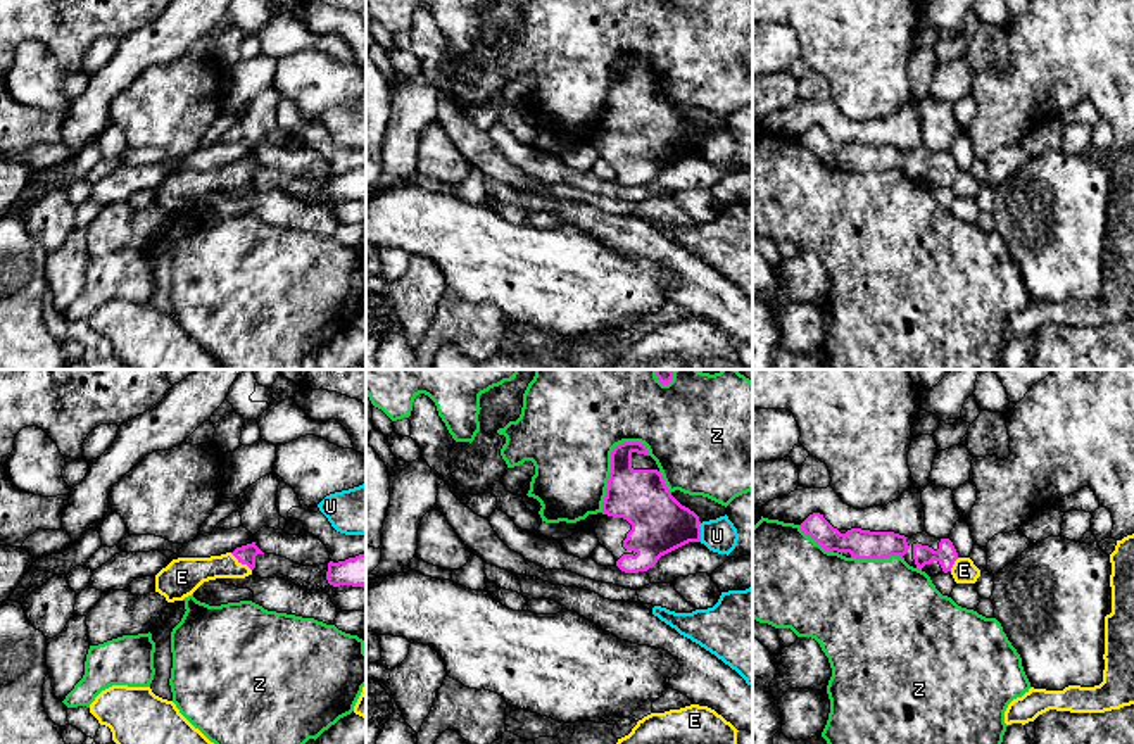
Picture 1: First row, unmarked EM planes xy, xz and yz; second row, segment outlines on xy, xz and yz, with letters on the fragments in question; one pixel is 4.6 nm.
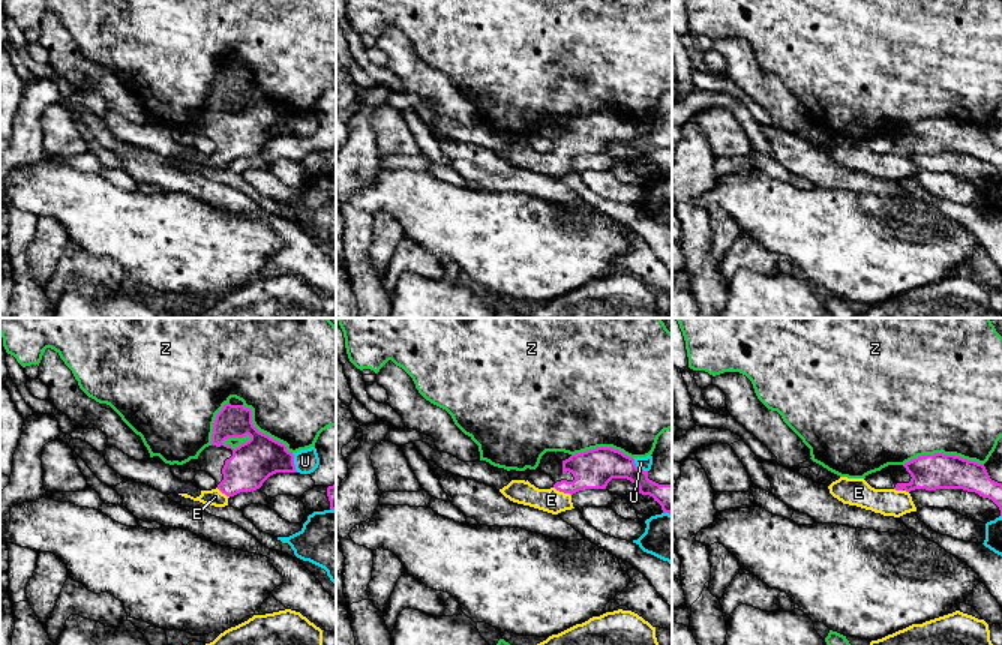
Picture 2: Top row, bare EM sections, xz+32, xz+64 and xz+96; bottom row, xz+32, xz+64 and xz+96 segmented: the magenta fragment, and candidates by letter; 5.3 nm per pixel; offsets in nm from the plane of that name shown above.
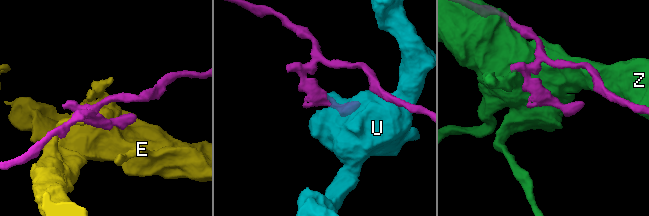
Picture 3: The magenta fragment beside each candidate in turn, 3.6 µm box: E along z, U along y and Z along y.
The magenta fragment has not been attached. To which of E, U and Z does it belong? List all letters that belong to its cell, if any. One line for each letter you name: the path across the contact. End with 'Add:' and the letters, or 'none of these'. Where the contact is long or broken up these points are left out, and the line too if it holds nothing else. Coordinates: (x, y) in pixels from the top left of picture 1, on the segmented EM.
E: across xy (245, 554), (240, 561), (188, 573)
Add: E

